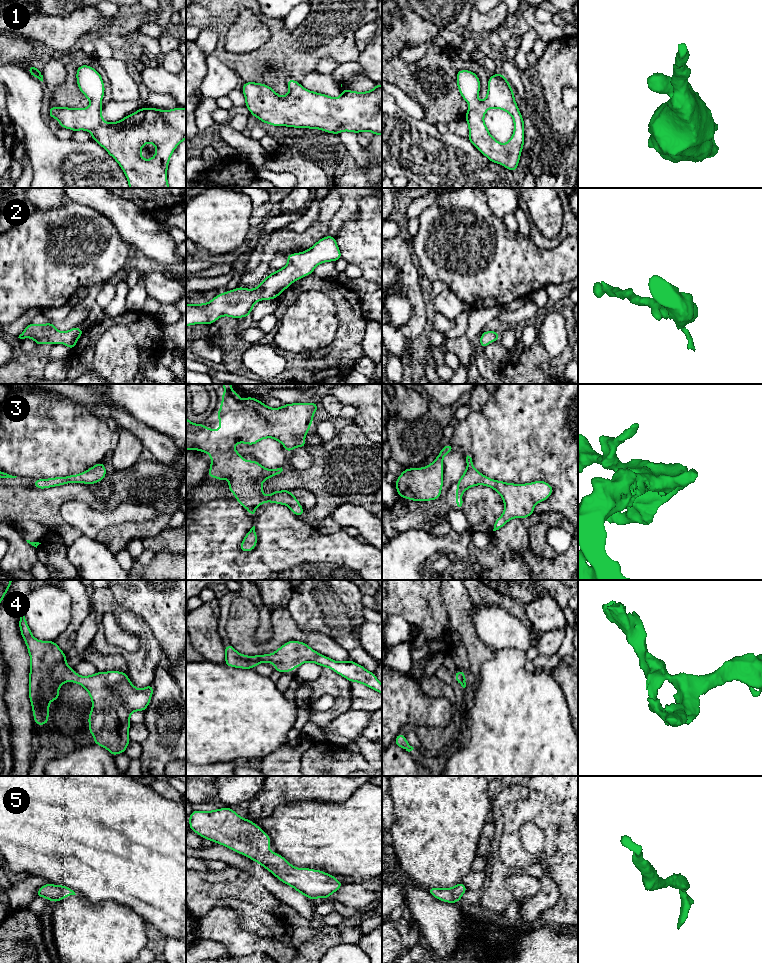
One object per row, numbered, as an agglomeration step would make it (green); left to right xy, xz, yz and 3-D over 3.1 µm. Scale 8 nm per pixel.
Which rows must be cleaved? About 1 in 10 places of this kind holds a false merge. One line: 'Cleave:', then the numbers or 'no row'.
Cleave: no row

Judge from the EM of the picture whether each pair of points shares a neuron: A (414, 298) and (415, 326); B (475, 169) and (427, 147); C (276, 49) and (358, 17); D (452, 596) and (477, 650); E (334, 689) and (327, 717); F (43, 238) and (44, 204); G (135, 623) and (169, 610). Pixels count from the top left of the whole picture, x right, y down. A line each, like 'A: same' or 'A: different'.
A: same
B: same
C: same
D: same
E: same
F: different
G: different

